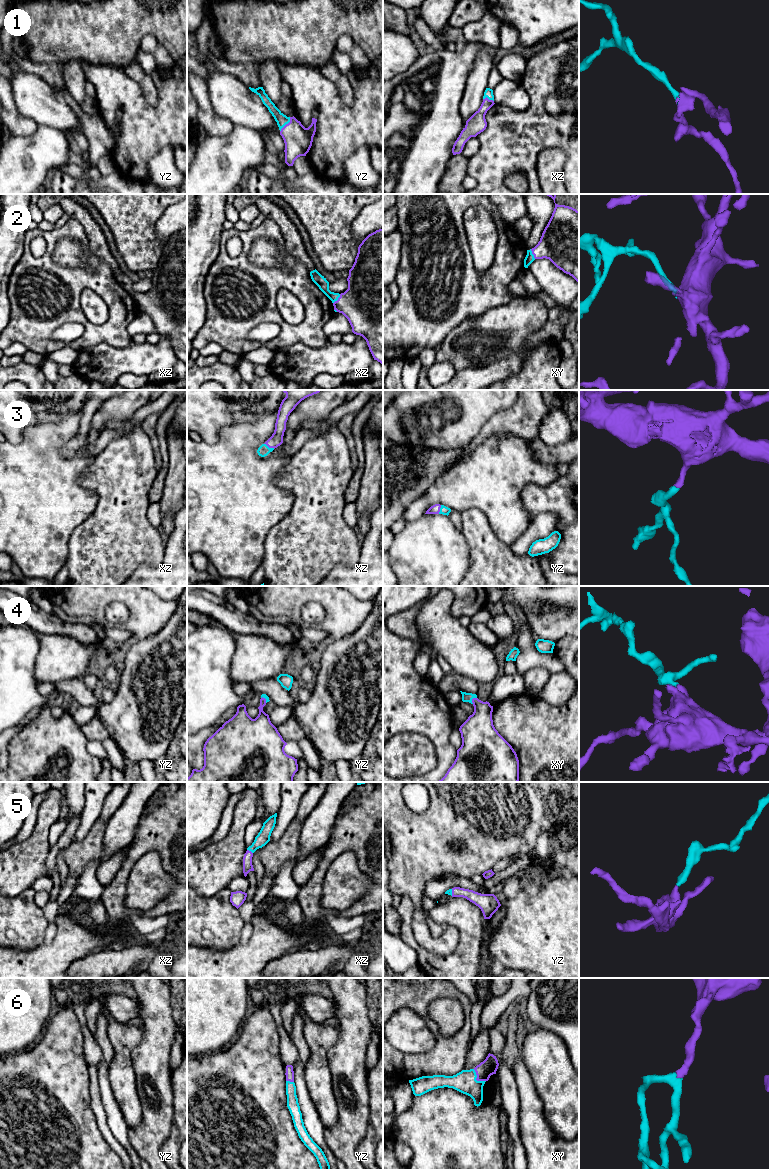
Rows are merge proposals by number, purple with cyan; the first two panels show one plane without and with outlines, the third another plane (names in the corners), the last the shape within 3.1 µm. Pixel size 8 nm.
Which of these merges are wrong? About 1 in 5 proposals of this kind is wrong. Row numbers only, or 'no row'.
no row

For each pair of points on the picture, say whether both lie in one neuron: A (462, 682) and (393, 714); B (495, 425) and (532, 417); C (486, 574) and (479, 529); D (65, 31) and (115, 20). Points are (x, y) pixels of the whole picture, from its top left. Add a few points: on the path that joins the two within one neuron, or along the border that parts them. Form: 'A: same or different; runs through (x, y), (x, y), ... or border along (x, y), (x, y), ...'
A: different; border along (437, 687), (445, 696)
B: same; runs through (504, 422), (523, 419)
C: same; runs through (486, 563), (484, 546), (481, 540)
D: same; runs through (77, 31), (103, 31)

